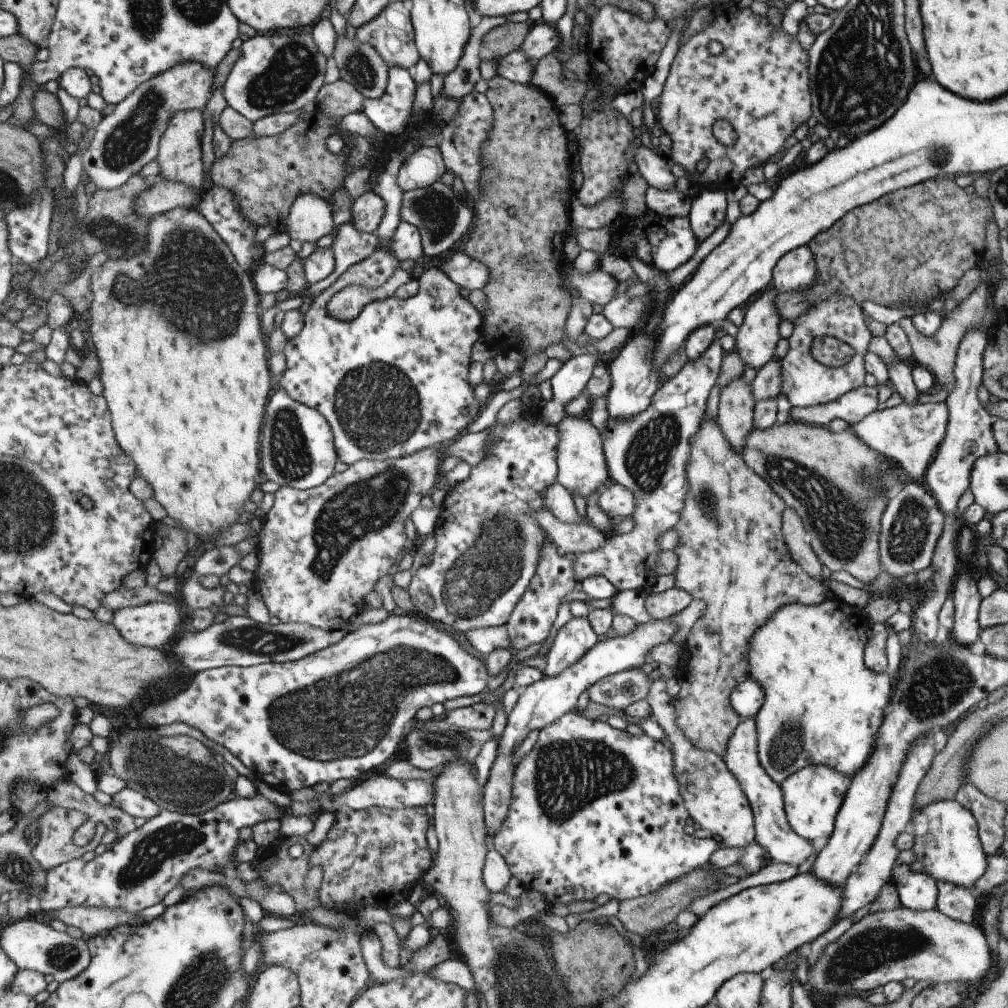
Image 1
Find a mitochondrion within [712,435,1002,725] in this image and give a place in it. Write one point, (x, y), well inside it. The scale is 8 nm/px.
(836, 518)

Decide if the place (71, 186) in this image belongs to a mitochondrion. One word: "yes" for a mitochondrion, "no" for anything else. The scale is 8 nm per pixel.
no

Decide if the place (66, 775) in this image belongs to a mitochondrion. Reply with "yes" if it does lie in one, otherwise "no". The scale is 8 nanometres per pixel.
no

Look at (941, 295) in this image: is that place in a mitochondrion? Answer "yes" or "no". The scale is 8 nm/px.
no

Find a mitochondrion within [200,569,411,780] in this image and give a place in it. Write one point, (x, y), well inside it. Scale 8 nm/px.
(252, 640)

